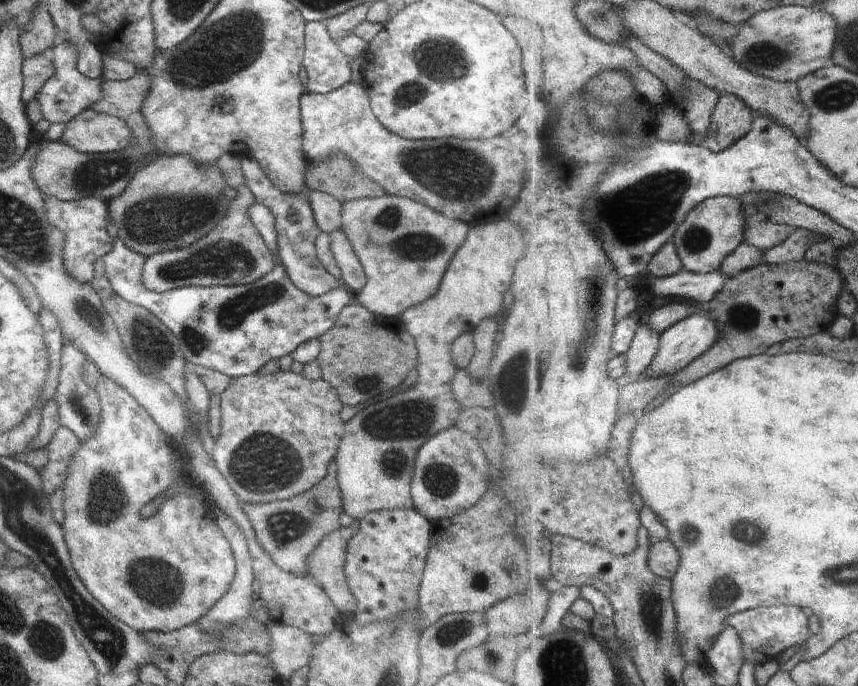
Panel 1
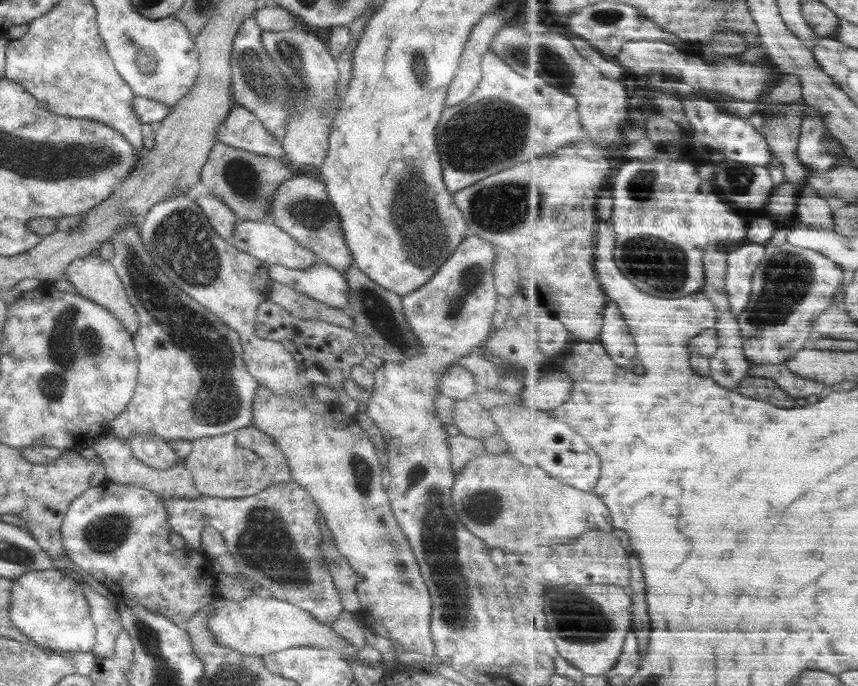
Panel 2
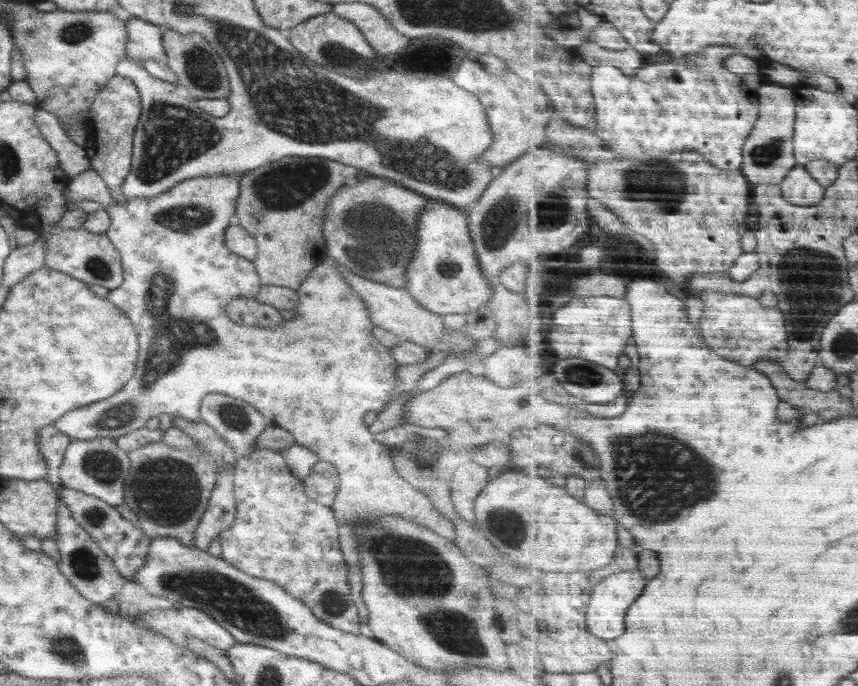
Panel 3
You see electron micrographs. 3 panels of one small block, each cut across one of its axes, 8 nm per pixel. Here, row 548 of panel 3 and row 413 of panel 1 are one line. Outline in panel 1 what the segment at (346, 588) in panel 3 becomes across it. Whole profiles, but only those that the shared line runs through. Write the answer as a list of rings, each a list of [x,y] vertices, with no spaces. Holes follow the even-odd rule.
[[[278,370],[269,374],[255,372],[241,377],[234,377],[228,387],[221,394],[221,437],[218,439],[218,470],[228,481],[230,488],[239,496],[240,502],[244,503],[267,503],[278,499],[289,499],[294,495],[310,490],[316,486],[328,472],[329,462],[334,460],[341,438],[344,434],[345,423],[340,419],[340,411],[343,408],[336,391],[324,379],[317,381],[308,380],[303,374],[299,375],[292,371]]]

